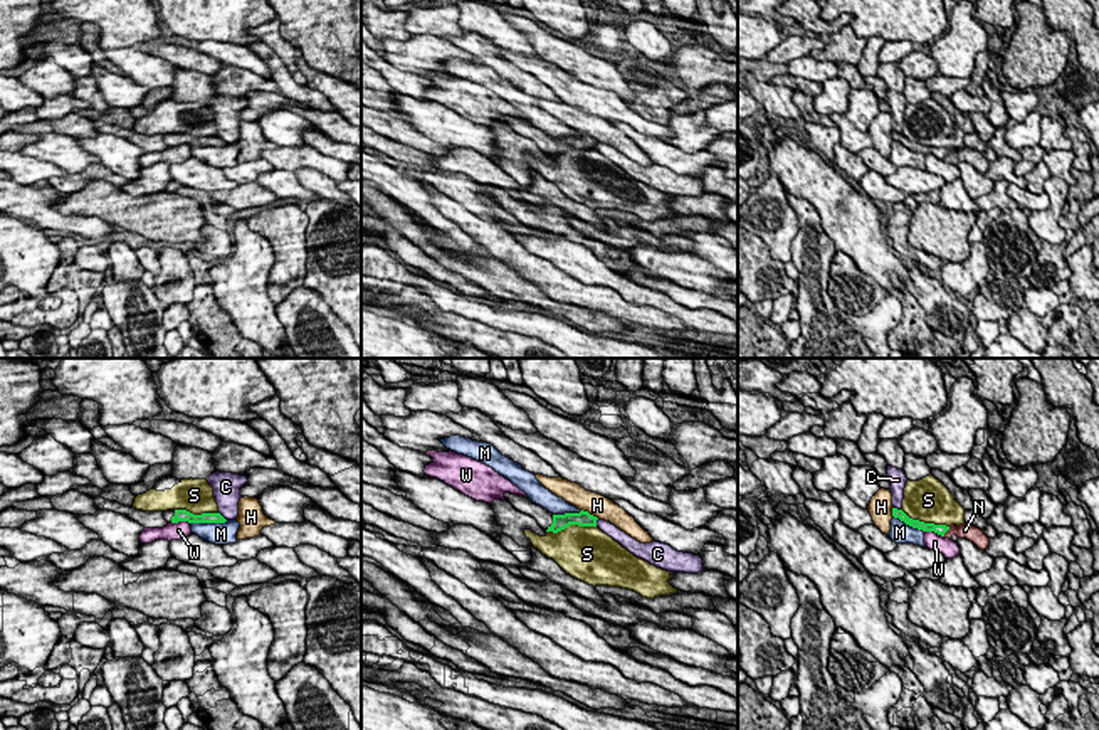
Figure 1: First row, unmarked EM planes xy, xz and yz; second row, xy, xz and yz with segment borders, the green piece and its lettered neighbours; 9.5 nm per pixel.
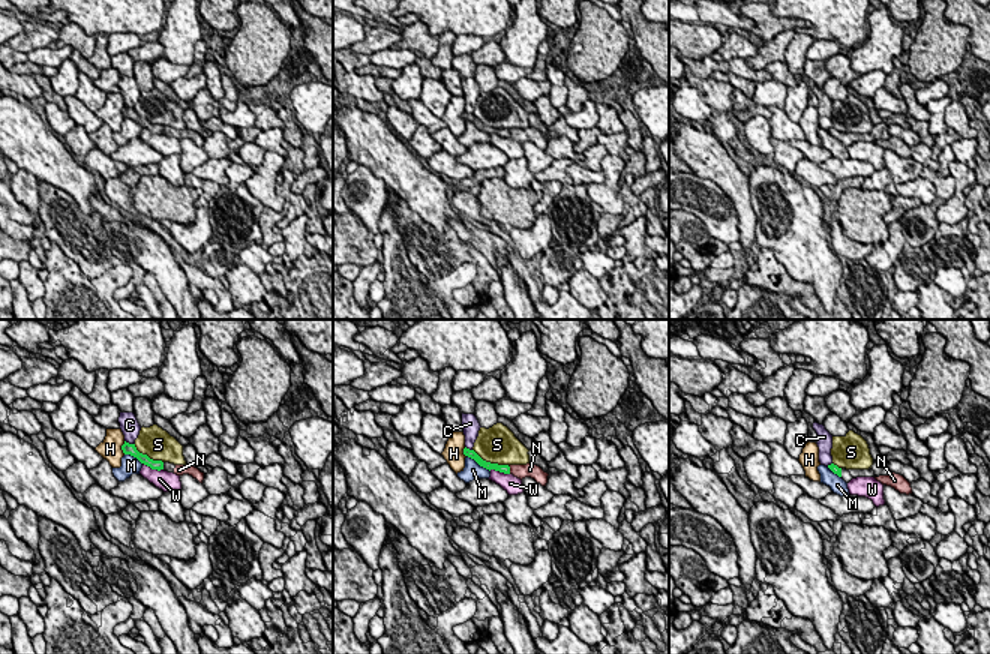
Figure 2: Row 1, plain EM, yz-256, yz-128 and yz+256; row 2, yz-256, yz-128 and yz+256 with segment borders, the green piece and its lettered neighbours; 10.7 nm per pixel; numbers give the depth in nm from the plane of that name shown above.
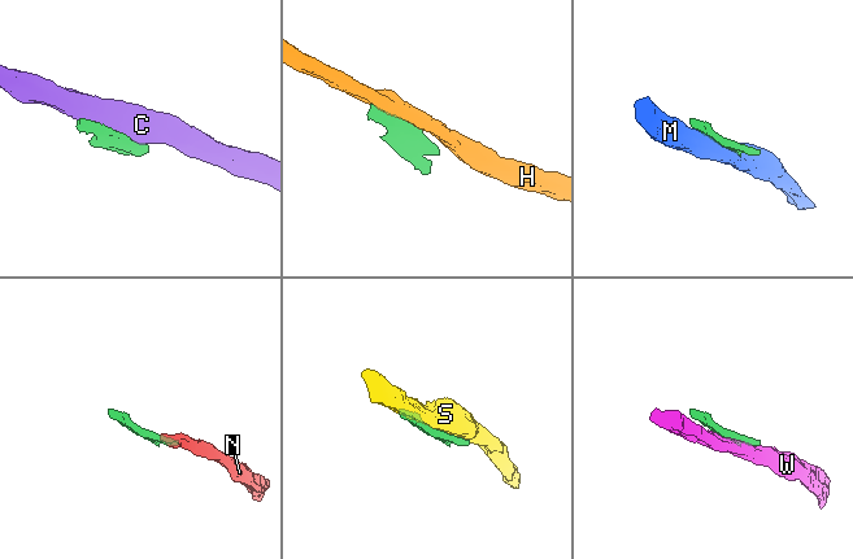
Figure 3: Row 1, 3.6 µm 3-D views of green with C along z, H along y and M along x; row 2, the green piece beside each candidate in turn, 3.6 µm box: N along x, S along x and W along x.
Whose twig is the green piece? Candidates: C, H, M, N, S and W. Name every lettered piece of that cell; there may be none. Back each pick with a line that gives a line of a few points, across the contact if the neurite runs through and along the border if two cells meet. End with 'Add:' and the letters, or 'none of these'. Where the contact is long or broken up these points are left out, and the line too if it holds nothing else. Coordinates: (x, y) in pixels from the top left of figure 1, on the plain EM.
Add: none of these

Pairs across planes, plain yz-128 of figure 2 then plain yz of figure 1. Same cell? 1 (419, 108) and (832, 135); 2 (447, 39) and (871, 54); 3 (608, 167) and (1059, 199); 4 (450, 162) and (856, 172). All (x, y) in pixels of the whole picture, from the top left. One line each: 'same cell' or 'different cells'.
1: different cells
2: same cell
3: same cell
4: different cells

